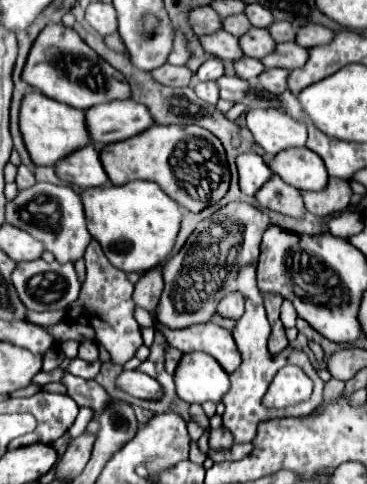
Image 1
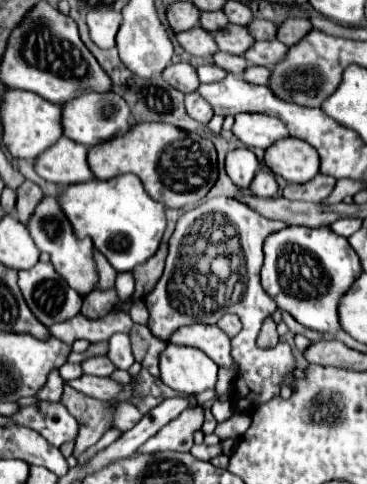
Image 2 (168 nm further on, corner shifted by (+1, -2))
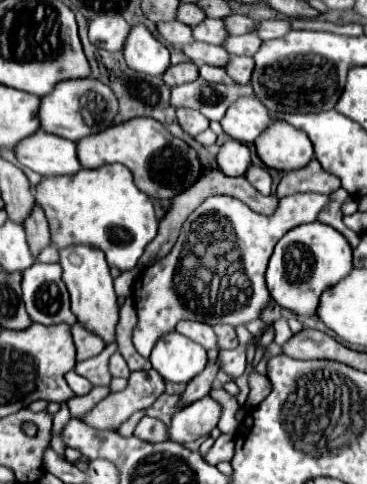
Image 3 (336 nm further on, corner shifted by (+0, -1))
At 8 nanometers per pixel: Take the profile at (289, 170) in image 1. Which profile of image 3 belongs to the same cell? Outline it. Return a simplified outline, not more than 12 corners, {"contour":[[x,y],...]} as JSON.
{"contour":[[274,118],[256,138],[268,168],[296,170],[312,156],[302,132]]}

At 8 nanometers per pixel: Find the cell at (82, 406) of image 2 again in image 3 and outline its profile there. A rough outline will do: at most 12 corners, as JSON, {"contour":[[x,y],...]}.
{"contour":[[156,370],[132,372],[122,392],[86,414],[98,430],[116,430],[164,390]]}

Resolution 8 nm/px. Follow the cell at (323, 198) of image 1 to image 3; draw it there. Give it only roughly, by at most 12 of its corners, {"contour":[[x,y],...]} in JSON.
{"contour":[[316,158],[300,170],[284,172],[276,196],[298,192],[332,194],[334,174]]}

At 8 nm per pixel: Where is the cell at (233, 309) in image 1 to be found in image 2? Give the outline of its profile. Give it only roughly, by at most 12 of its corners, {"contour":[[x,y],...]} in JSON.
{"contour":[[225,313],[217,327],[229,337],[241,331],[241,321],[233,313]]}

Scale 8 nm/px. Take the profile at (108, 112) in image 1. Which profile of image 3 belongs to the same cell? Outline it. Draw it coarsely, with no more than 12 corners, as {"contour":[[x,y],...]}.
{"contour":[[100,80],[58,82],[40,128],[76,142],[108,128],[118,100]]}

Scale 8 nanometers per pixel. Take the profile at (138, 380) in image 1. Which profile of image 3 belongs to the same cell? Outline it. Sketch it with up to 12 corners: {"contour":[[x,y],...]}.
{"contour":[[74,370],[66,378],[72,392],[84,396],[92,390],[86,378],[80,378]]}

